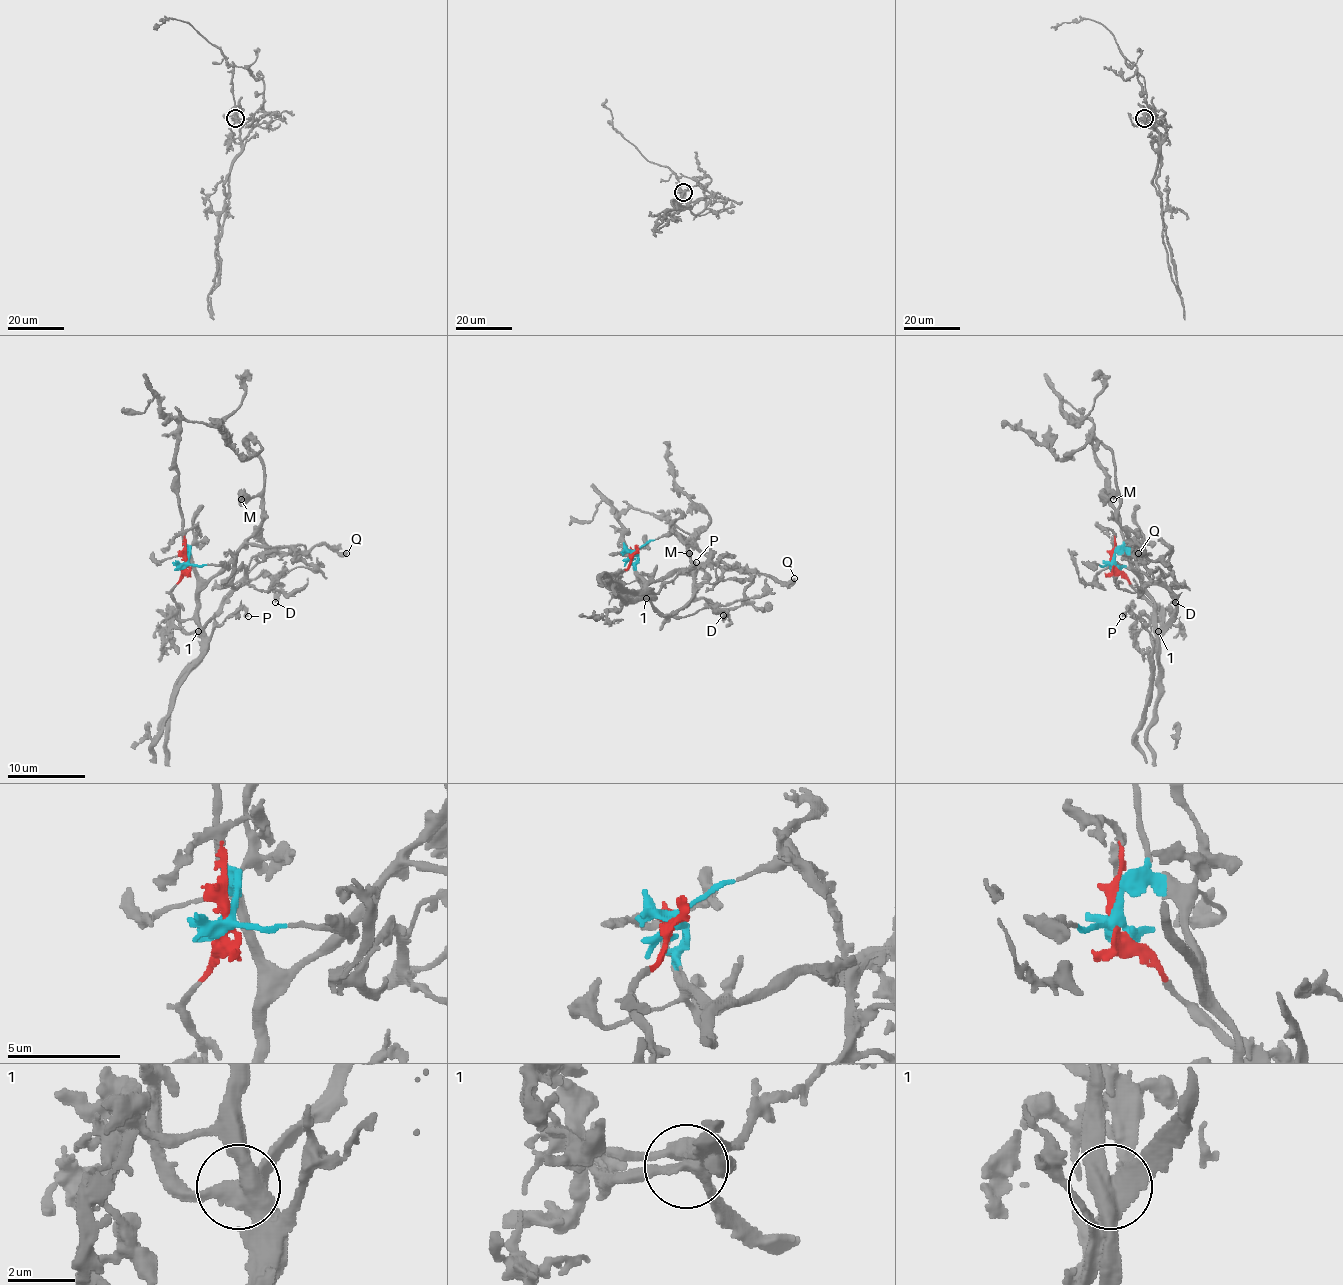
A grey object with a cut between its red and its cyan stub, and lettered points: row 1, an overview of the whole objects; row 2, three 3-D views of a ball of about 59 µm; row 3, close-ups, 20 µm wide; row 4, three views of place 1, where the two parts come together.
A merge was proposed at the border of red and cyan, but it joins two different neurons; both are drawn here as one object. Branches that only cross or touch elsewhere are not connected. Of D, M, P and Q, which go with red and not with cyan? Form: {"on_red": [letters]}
{"on_red": ["D", "P"]}

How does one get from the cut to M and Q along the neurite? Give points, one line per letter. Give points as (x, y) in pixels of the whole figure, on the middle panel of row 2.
M: (632, 554), (638, 557), (634, 569), (650, 579), (700, 567), (710, 559), (692, 544), (688, 554)
Q: (632, 554), (638, 557), (634, 569), (650, 579), (717, 563), (756, 569), (787, 583), (795, 579)

